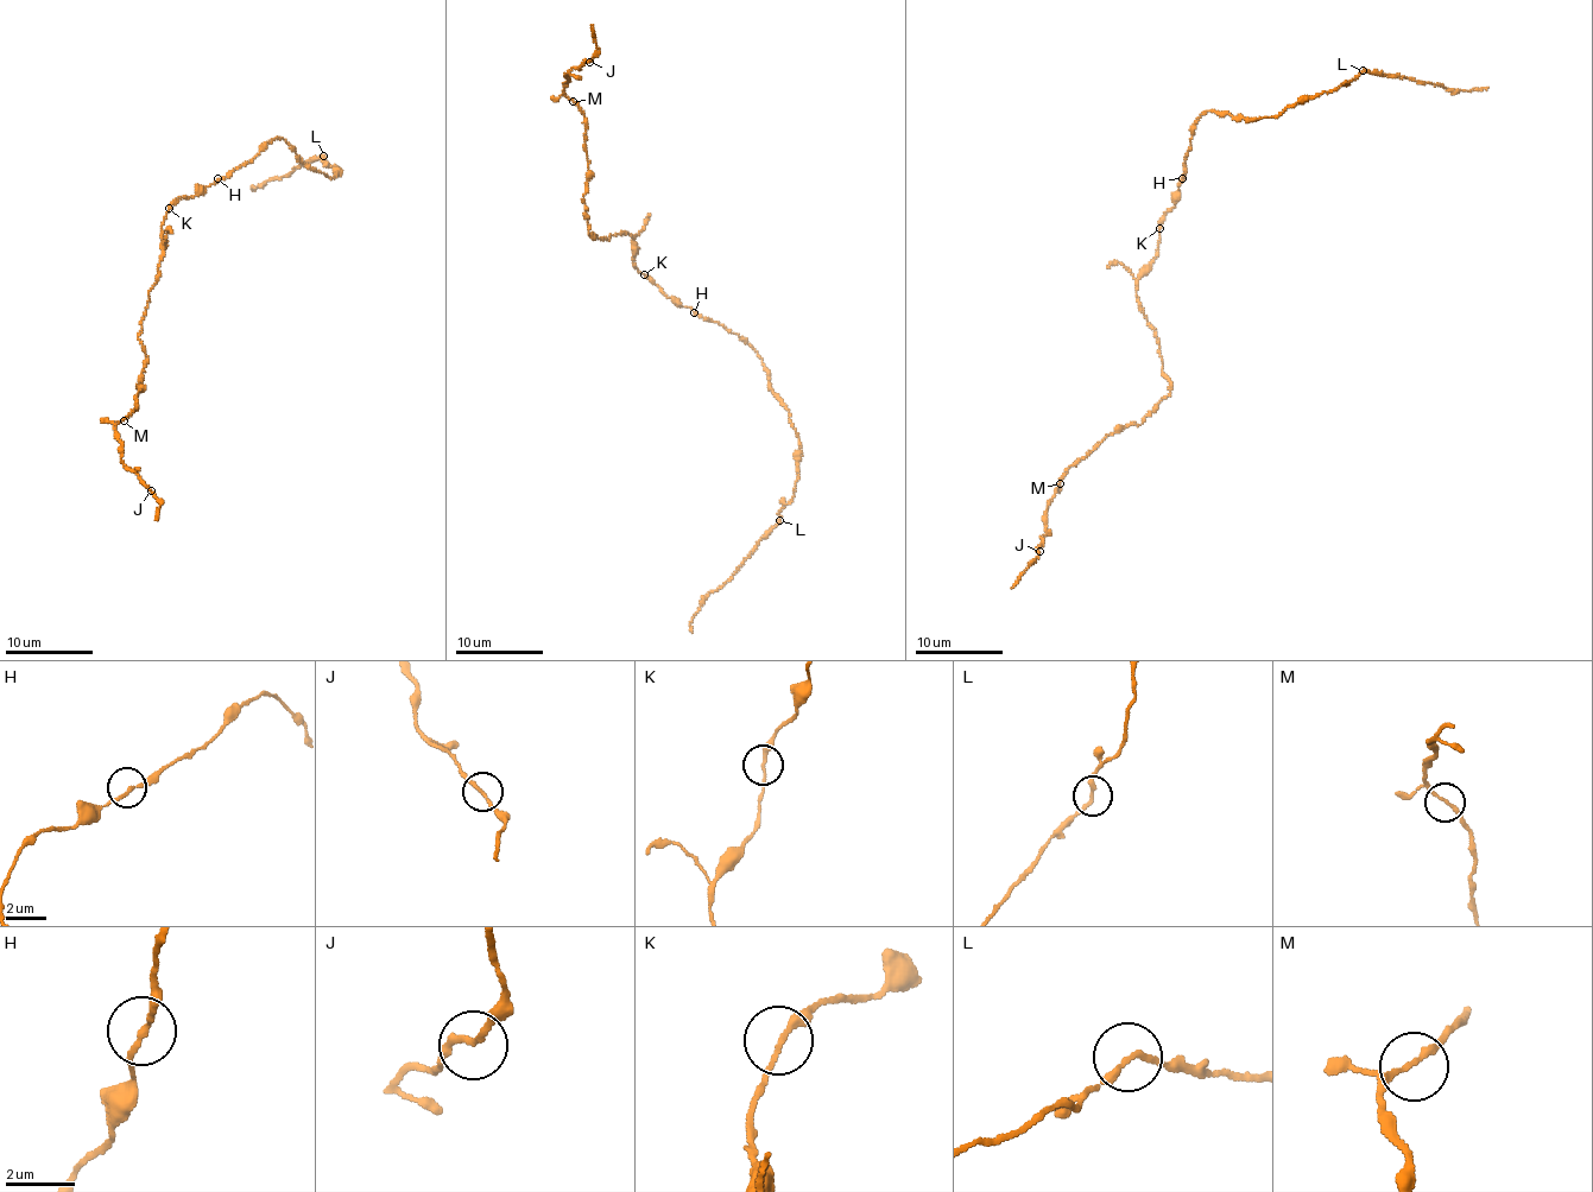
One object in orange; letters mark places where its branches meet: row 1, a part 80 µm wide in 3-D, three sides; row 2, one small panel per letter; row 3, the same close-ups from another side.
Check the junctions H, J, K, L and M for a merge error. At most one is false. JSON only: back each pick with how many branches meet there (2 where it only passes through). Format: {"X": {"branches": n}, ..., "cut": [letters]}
{"cut": []}

